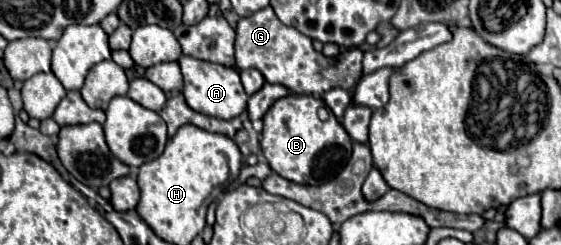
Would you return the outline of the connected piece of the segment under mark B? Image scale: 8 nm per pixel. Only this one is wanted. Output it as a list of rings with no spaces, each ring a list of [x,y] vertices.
[[[290,94],[276,100],[264,114],[260,146],[270,168],[282,178],[296,184],[324,184],[330,182],[350,160],[352,138],[330,112],[328,120],[318,118],[322,98],[310,94]]]

